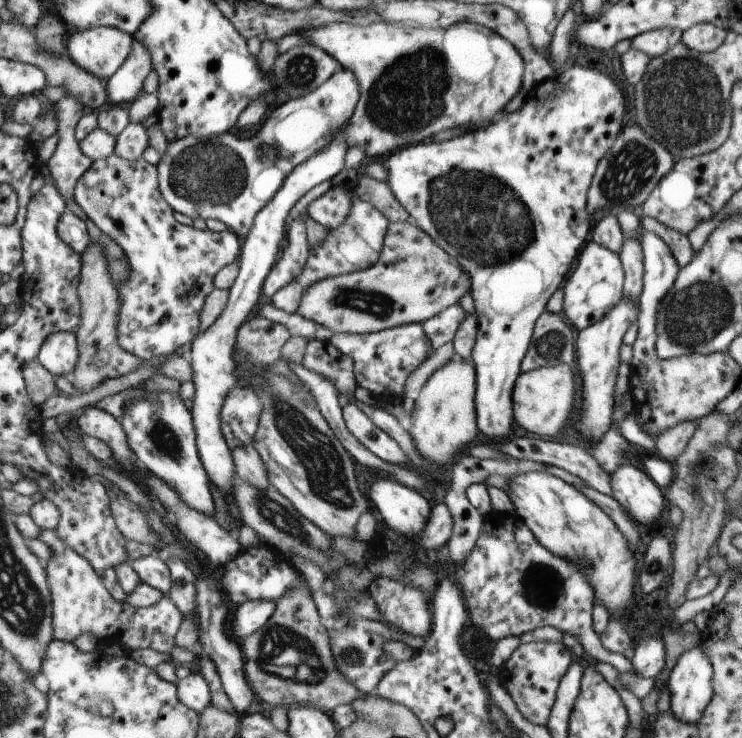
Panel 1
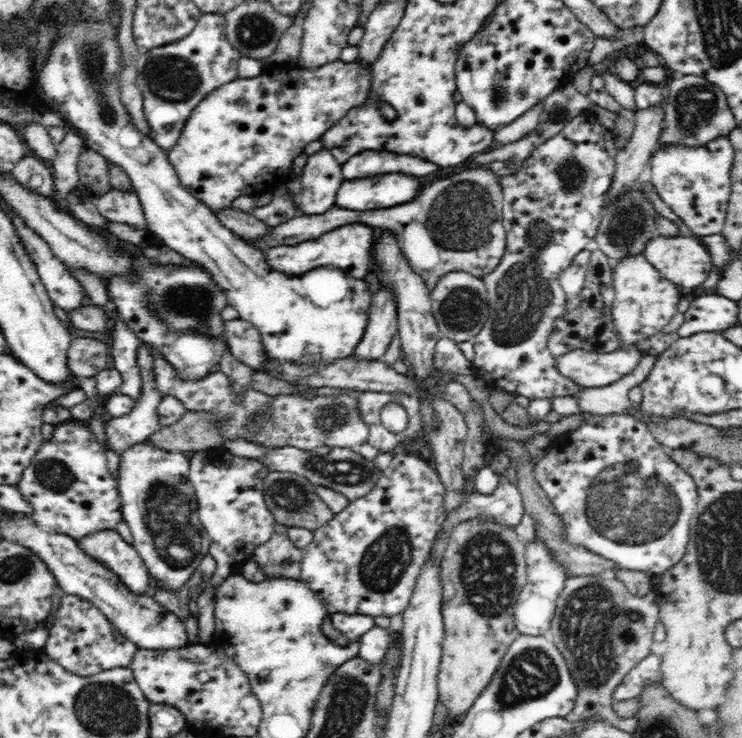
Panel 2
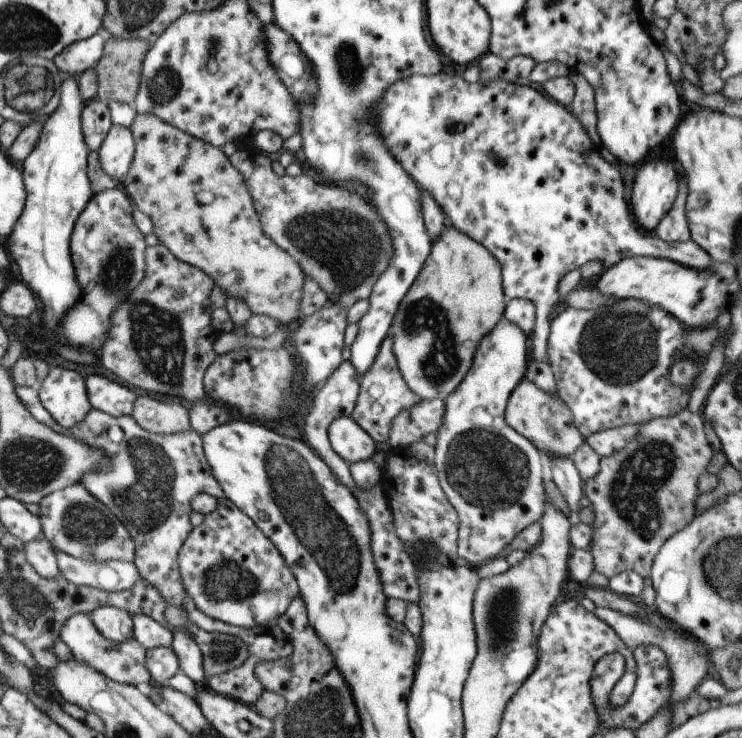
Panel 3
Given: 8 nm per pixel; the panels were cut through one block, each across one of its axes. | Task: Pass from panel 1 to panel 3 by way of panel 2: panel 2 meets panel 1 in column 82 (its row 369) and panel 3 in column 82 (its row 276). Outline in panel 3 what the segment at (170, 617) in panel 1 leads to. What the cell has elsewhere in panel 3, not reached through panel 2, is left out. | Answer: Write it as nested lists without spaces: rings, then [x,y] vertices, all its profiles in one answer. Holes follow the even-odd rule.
[[[72,613],[61,625],[58,637],[67,646],[75,661],[89,665],[113,682],[141,688],[147,687],[151,682],[149,673],[144,667],[146,649],[143,648],[143,645],[132,636],[118,643],[109,640],[95,628],[86,613]]]

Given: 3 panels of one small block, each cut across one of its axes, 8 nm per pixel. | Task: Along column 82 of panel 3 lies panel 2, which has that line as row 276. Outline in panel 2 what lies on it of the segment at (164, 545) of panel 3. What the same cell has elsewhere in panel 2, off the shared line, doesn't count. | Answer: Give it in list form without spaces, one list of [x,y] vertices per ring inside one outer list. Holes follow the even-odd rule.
[[[487,166],[469,168],[449,178],[436,179],[430,188],[408,204],[376,210],[352,211],[335,205],[328,212],[300,215],[272,227],[272,234],[256,243],[260,251],[272,246],[292,246],[316,240],[342,226],[361,223],[384,234],[392,234],[412,271],[424,279],[428,291],[450,272],[490,276],[506,254],[507,235],[503,224],[503,193],[497,175]]]

